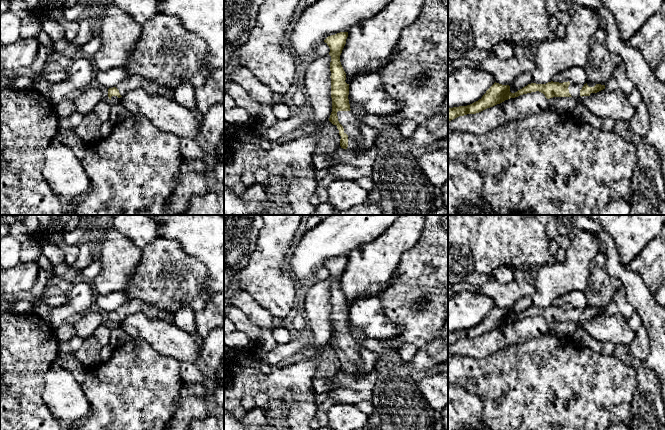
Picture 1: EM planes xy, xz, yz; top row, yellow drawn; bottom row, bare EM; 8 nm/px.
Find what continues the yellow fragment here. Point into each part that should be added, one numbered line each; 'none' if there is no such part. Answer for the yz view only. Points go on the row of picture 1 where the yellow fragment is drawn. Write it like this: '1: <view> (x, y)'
1: yz (574, 89)

